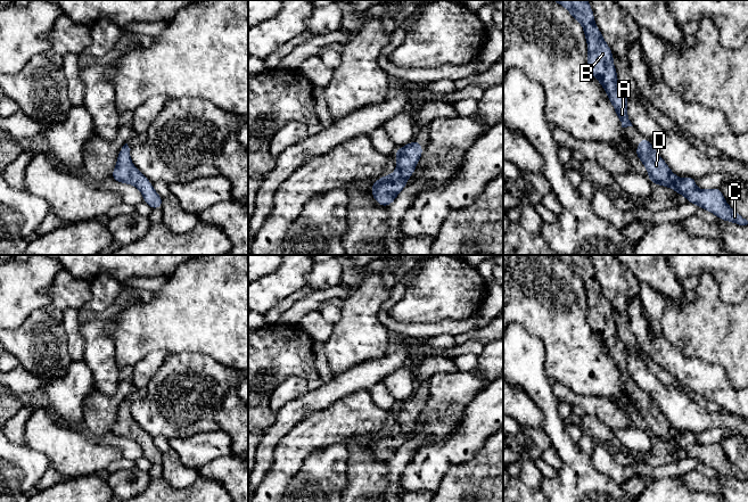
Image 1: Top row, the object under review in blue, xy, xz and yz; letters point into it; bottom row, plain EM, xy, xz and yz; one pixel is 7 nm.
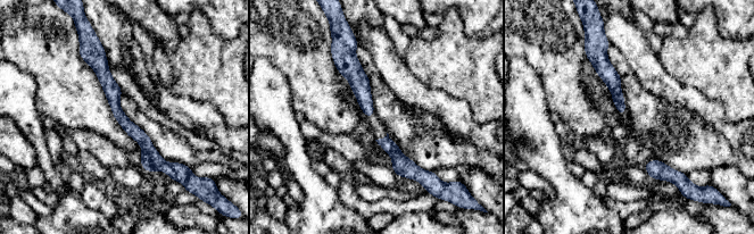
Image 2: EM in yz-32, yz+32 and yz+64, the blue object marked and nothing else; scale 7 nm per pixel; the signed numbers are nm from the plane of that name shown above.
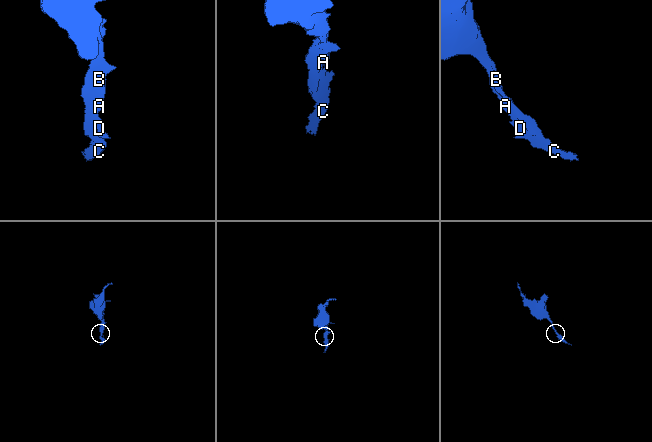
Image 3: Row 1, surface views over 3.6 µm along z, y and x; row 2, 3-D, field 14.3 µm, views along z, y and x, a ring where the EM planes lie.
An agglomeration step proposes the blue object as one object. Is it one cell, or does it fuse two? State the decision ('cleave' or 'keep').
keep

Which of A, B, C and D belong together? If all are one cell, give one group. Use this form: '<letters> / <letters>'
A B C D

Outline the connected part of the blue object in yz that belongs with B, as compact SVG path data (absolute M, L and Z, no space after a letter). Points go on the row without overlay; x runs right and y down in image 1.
M552 255L564 261L583 281L587 297L586 319L602 343L619 372L622 382L633 381L627 371L627 347L617 336L614 310L594 278L593 265L587 255Z

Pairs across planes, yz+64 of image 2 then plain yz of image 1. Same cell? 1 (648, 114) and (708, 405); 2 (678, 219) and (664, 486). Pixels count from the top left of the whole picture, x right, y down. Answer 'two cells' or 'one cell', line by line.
1: two cells
2: one cell

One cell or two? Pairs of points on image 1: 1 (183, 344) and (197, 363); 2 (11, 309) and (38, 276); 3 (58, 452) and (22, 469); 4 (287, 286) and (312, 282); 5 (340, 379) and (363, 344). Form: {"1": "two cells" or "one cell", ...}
{"1": "two cells", "2": "one cell", "3": "two cells", "4": "two cells", "5": "two cells"}

